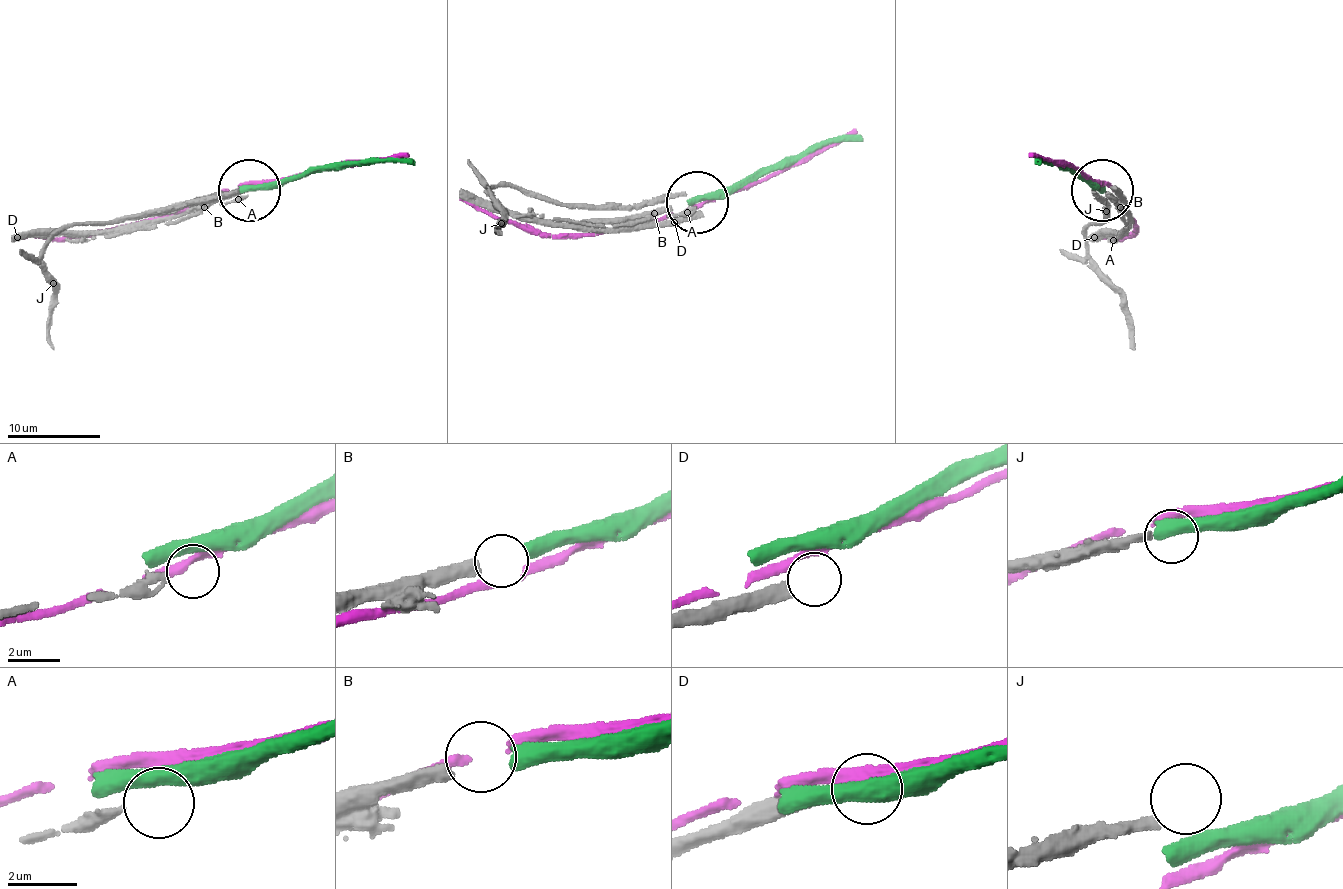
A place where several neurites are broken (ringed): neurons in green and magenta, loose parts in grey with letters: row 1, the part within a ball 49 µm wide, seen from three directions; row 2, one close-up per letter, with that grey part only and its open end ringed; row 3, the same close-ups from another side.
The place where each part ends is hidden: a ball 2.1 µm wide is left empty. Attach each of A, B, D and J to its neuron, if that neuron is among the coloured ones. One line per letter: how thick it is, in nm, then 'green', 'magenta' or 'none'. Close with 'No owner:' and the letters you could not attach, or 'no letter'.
A: 280 nm thick; none
B: 460 nm thick; green
D: 480 nm thick; none
J: 320 nm thick; none
No owner: A, D, J

